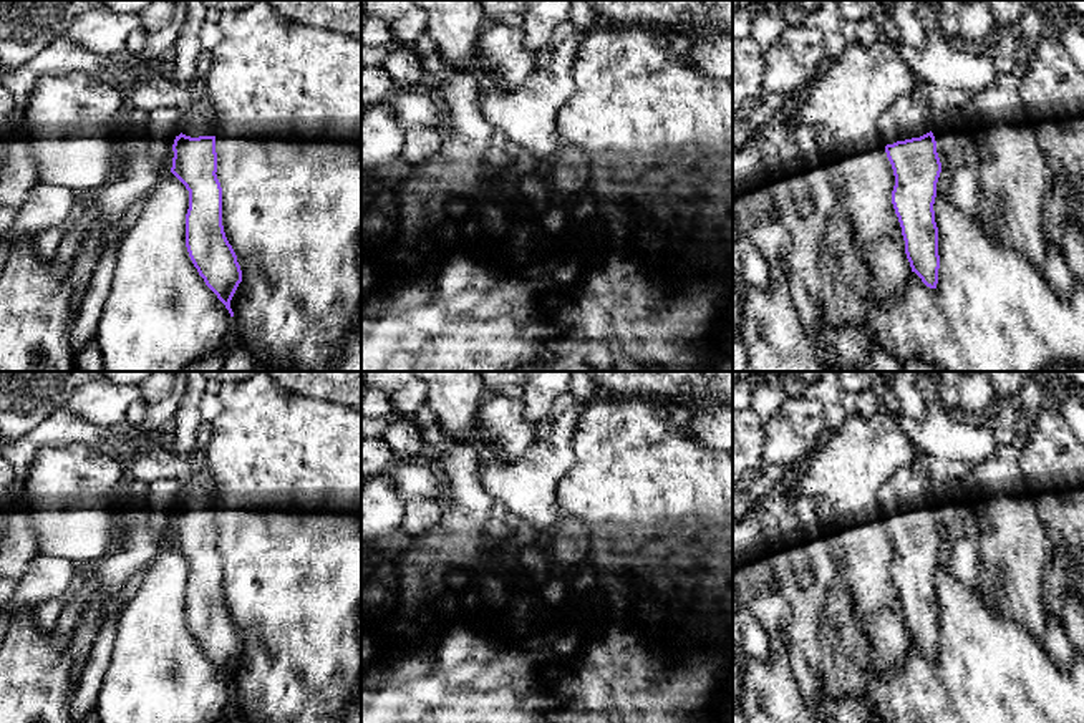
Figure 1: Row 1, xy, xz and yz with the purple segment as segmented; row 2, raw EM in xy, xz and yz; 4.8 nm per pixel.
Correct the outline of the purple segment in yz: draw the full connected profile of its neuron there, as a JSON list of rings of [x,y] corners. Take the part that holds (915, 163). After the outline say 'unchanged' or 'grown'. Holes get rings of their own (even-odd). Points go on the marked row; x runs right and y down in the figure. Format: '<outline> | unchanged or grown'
[[[902,96],[878,118],[880,141],[892,164],[892,204],[905,240],[905,254],[922,282],[938,284],[936,182],[941,163],[922,96]]] | grown

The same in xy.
[[[156,70],[149,76],[139,80],[128,91],[128,113],[138,116],[139,119],[159,108],[169,106],[176,108],[182,118],[182,131],[176,136],[172,151],[172,167],[171,172],[186,186],[189,191],[189,209],[186,214],[186,247],[189,257],[197,269],[199,275],[204,279],[206,285],[217,295],[217,298],[225,305],[230,317],[234,312],[230,308],[230,300],[242,282],[242,270],[237,262],[237,255],[229,244],[224,226],[222,226],[222,187],[217,179],[217,153],[215,153],[215,118],[212,114],[211,104],[204,96],[197,96],[192,86],[182,86],[172,78],[164,78]]] | grown

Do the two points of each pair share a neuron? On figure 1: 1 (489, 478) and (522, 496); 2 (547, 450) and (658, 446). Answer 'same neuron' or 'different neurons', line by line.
1: same neuron
2: different neurons

